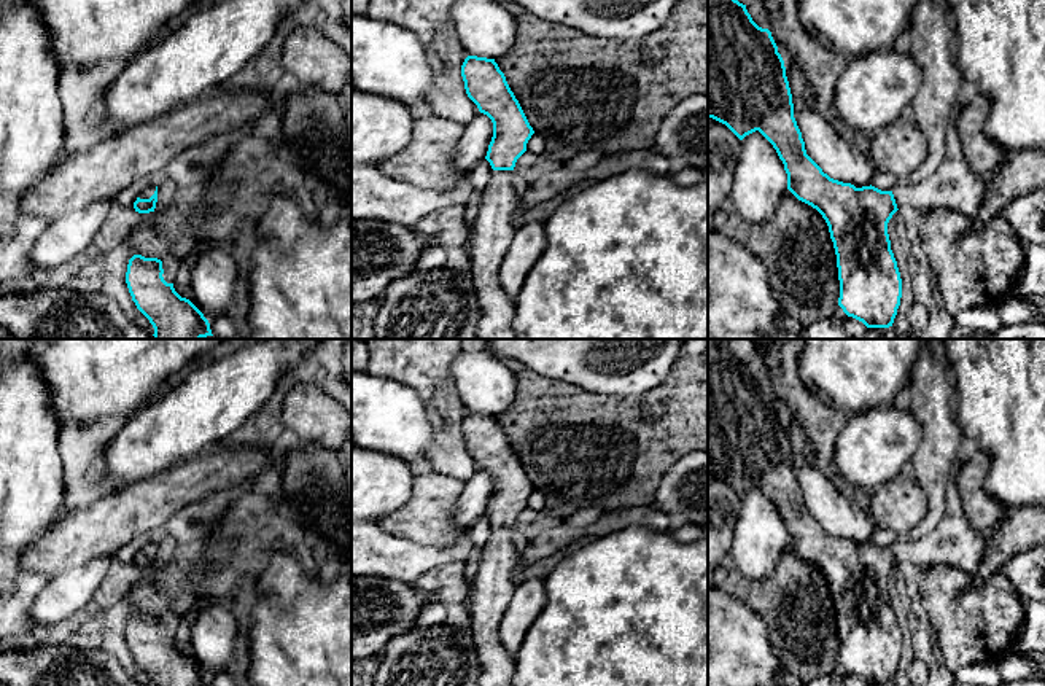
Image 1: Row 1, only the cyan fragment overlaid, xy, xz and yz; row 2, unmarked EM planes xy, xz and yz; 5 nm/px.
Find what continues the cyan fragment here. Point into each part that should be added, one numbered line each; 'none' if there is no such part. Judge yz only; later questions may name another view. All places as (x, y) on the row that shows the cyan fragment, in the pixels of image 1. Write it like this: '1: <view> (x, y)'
1: yz (955, 185)

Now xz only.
1: xz (493, 228)

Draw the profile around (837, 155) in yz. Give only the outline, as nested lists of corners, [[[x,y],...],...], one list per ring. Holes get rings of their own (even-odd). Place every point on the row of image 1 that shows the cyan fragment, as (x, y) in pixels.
[[[787,62],[786,76],[789,81],[794,118],[802,132],[806,154],[830,178],[851,183],[856,188],[870,186],[875,167],[851,137],[843,134],[832,118],[824,118],[814,102],[810,83],[797,62]]]

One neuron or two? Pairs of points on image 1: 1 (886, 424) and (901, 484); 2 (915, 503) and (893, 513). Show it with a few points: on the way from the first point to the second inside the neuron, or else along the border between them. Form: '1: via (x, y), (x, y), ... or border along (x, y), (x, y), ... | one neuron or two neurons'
1: border along (907, 465), (870, 494) | two neurons
2: via (910, 505), (897, 508) | one neuron

